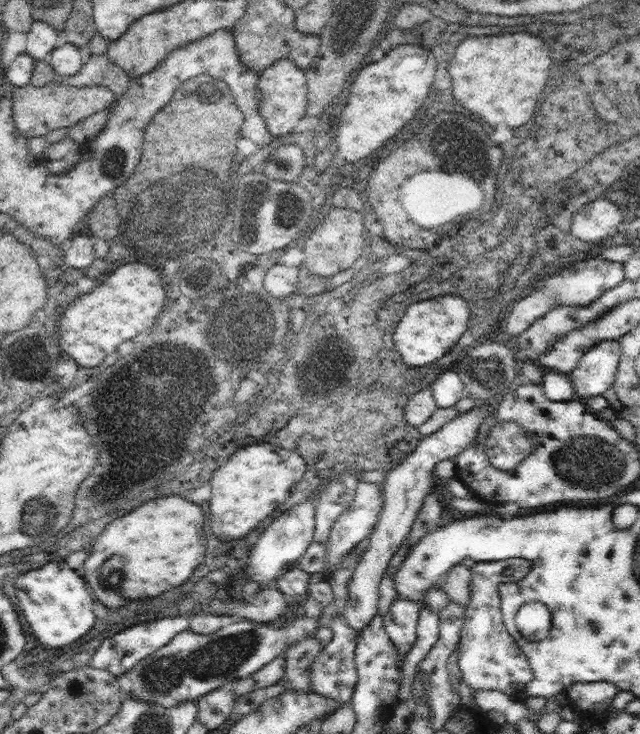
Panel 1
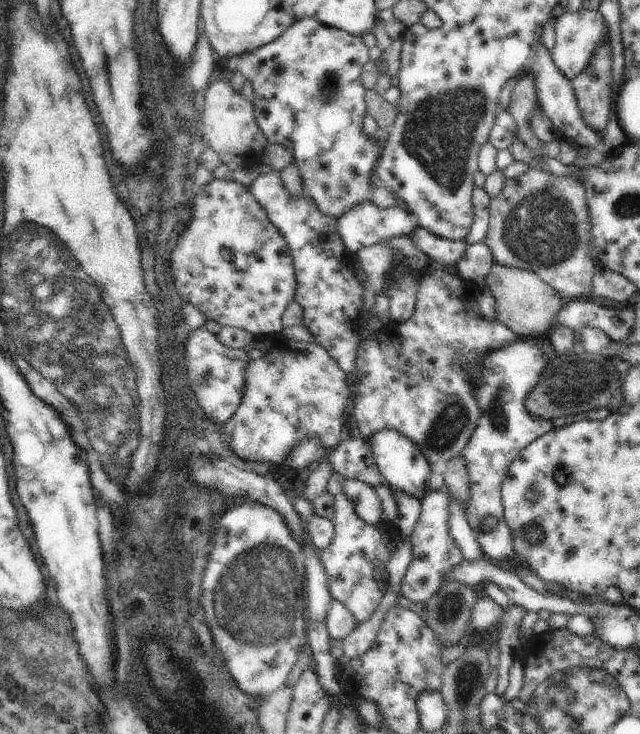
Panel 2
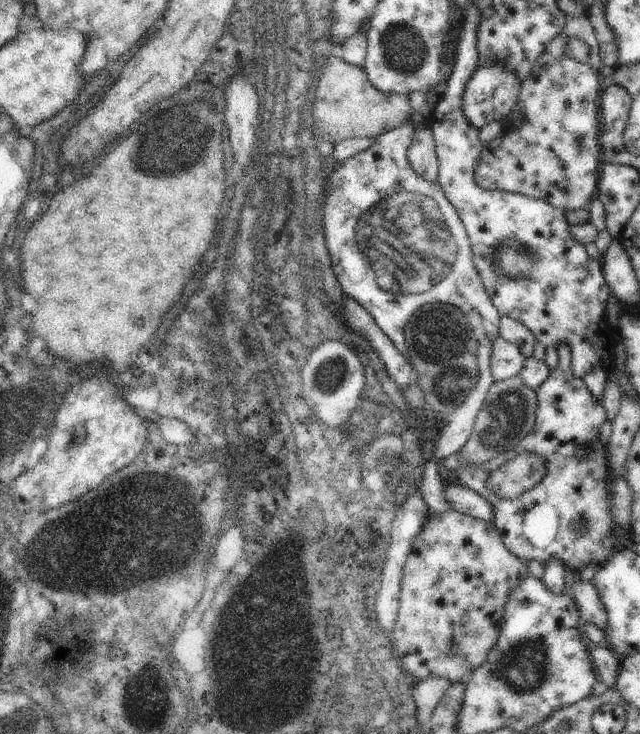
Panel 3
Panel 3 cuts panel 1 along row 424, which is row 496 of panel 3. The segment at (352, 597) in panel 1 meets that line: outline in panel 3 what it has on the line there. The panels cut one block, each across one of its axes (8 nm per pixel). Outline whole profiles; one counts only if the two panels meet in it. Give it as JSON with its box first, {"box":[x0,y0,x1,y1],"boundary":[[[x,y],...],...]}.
{"box":[443,483,493,521],"boundary":[[[452,483],[444,485],[443,494],[451,509],[479,519],[492,521],[493,506],[472,489]]]}

